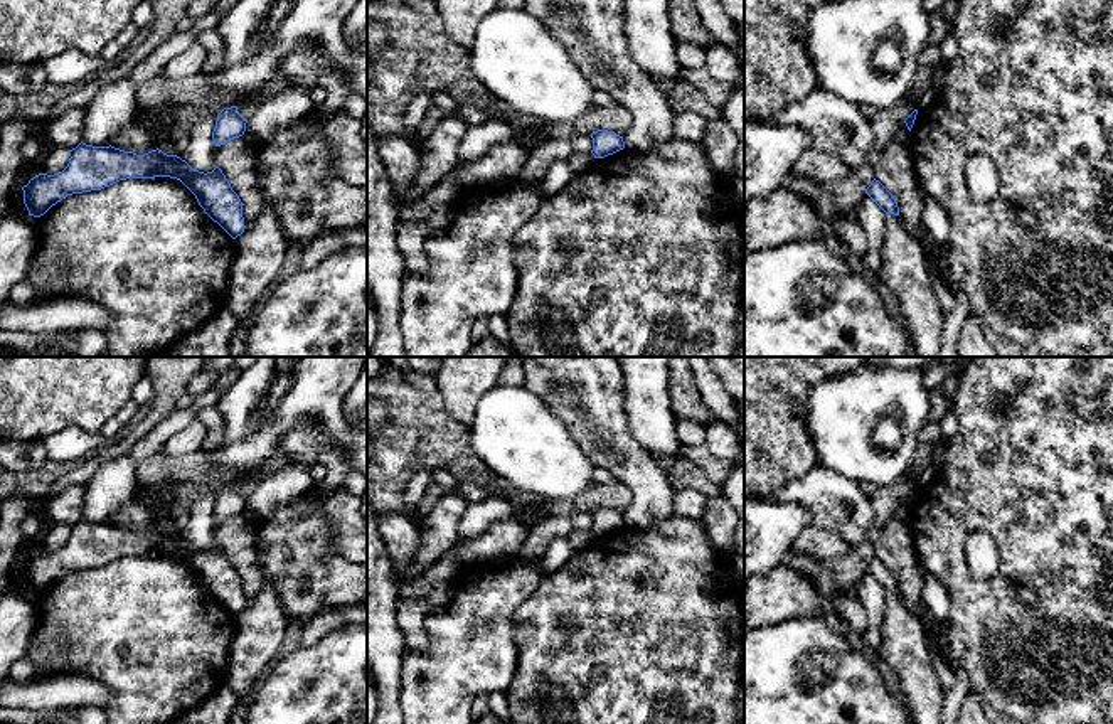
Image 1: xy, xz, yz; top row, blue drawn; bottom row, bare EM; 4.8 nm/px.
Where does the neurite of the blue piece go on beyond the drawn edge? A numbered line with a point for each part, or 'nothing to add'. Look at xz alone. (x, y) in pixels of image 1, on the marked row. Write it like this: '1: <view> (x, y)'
nothing to add

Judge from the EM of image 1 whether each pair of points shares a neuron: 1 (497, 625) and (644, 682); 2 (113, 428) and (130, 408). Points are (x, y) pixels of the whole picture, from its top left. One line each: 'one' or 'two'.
1: two
2: one

